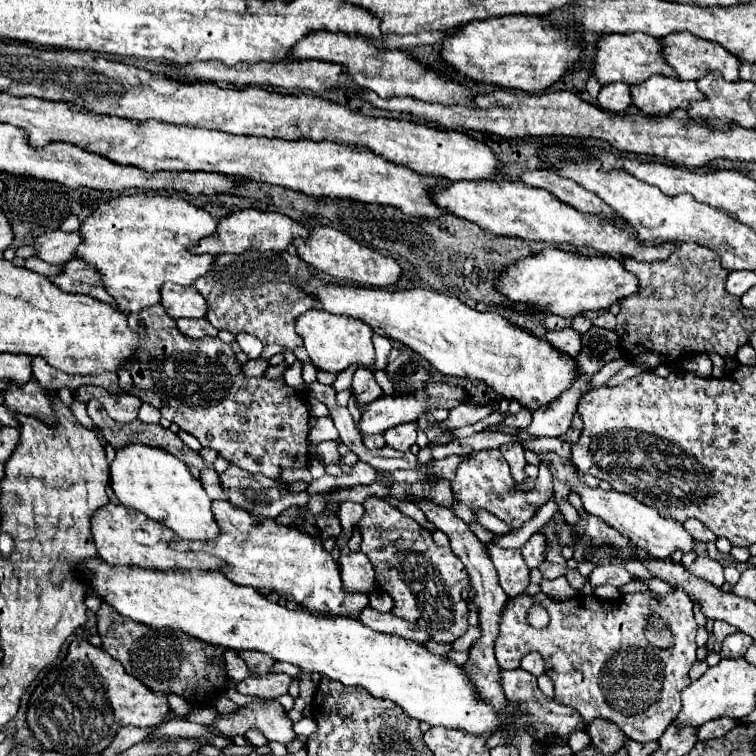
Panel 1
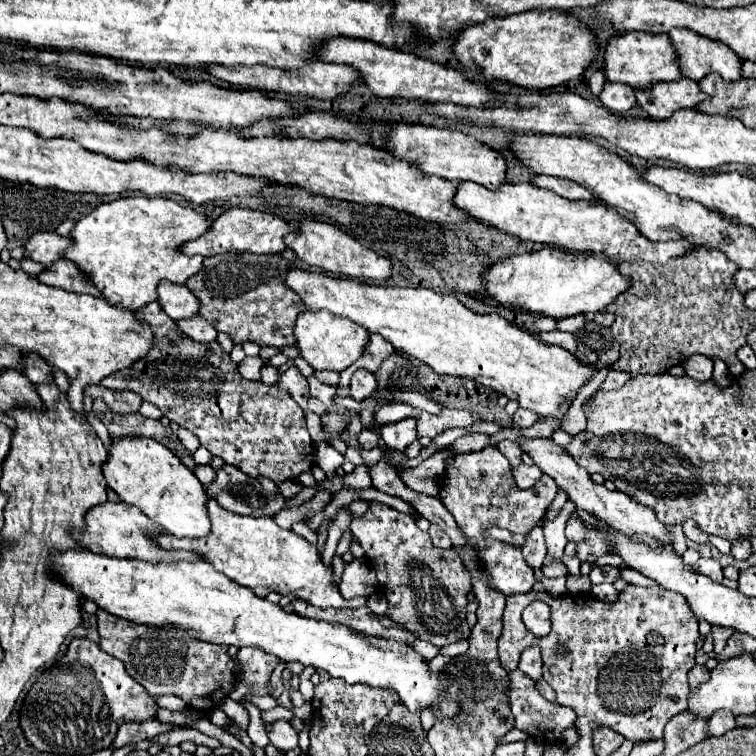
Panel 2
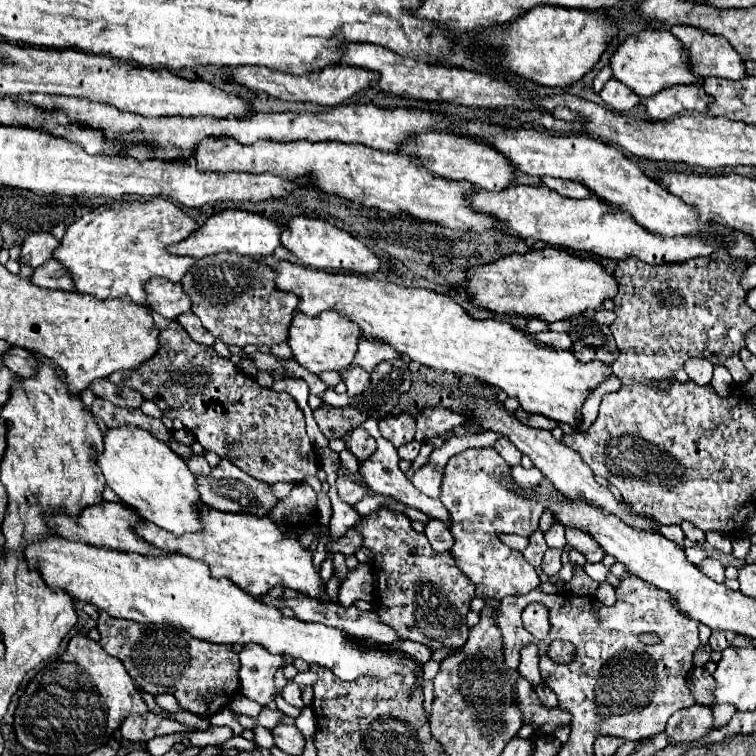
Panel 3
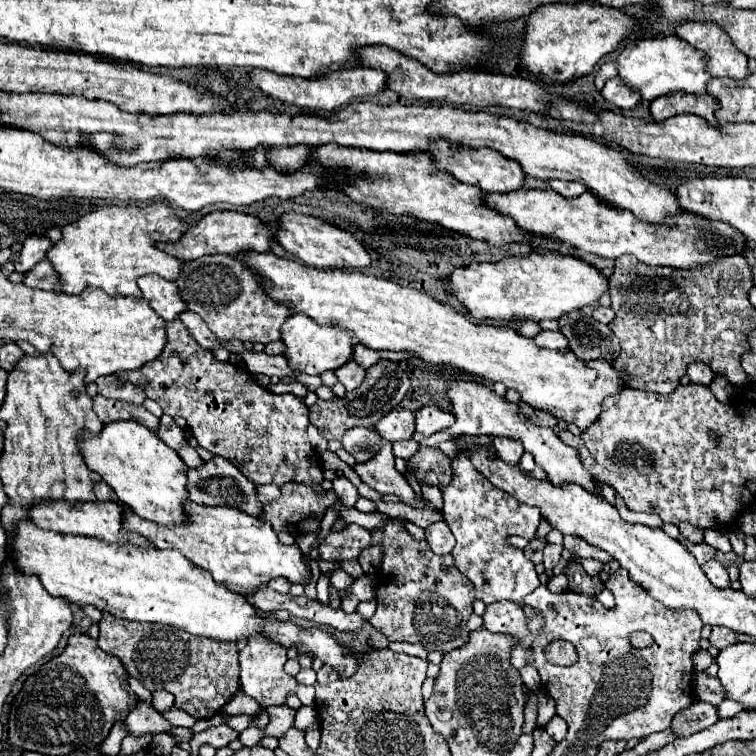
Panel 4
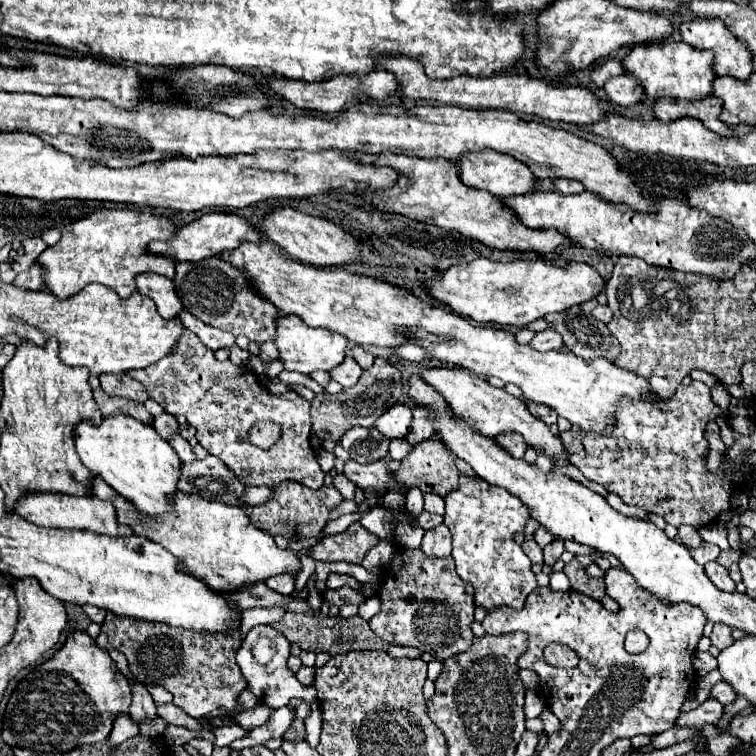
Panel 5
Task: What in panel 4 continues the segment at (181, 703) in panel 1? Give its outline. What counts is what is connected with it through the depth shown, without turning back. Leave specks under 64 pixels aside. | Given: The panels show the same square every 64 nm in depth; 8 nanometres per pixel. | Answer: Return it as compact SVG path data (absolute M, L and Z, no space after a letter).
M160 690L160 692L152 694L152 702L154 702L154 708L158 712L166 712L166 710L170 710L174 706L174 696L170 692Z

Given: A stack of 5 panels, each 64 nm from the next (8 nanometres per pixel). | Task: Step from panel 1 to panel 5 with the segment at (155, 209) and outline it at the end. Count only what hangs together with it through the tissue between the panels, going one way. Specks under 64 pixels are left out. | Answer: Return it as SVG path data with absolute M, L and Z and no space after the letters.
M128 208L98 210L82 220L66 224L62 228L62 238L56 246L50 246L40 254L40 264L46 268L46 286L58 298L68 298L78 294L86 284L98 282L128 298L136 292L136 276L142 272L154 272L172 278L176 262L168 256L158 256L148 252L148 242L170 240L178 232L166 216L156 216L152 212L138 212Z

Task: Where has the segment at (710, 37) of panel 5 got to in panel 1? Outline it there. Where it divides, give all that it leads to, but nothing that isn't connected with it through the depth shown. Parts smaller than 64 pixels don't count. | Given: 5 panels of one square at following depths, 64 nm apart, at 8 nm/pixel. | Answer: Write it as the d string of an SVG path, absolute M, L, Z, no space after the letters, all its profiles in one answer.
M674 32L674 34L670 34L670 36L664 38L662 58L664 58L664 62L668 66L672 66L676 70L676 76L680 80L698 80L698 78L706 76L712 70L718 70L724 76L724 80L728 80L728 82L738 80L740 60L734 54L730 54L726 48L722 48L716 42L700 40L700 38L692 36L692 34L688 34L688 32Z

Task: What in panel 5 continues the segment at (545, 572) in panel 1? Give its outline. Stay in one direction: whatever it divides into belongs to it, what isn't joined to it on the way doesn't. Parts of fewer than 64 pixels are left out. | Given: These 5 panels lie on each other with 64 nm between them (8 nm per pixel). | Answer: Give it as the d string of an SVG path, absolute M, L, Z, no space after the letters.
M552 540L546 548L544 548L544 564L552 566L556 560L560 560L560 554L564 552L564 542L562 540Z

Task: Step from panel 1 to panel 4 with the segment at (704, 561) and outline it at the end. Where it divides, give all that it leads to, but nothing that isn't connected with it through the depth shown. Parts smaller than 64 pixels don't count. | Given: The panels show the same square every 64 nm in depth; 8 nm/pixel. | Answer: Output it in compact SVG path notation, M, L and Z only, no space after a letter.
M708 560L708 562L704 562L704 564L702 564L702 570L704 570L704 574L712 580L712 584L718 584L718 588L730 586L728 572L726 572L726 568L724 568L718 560Z

